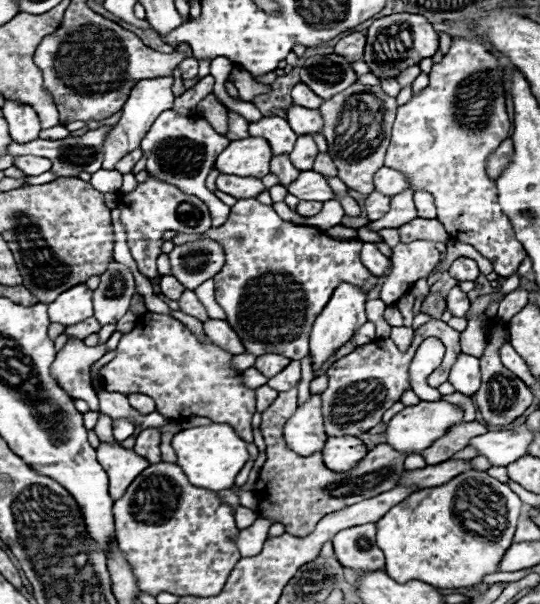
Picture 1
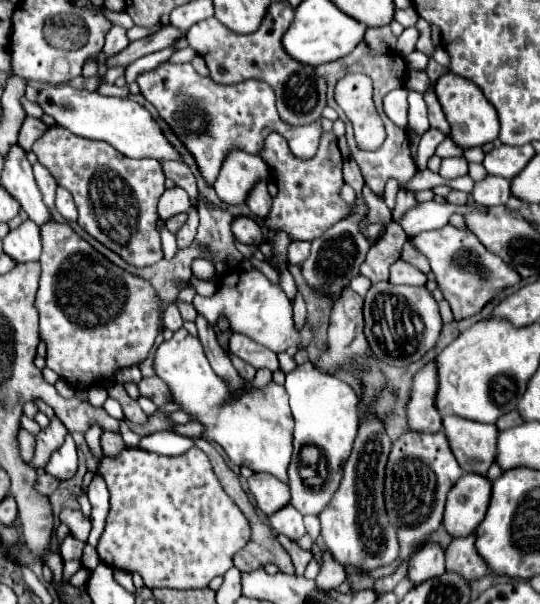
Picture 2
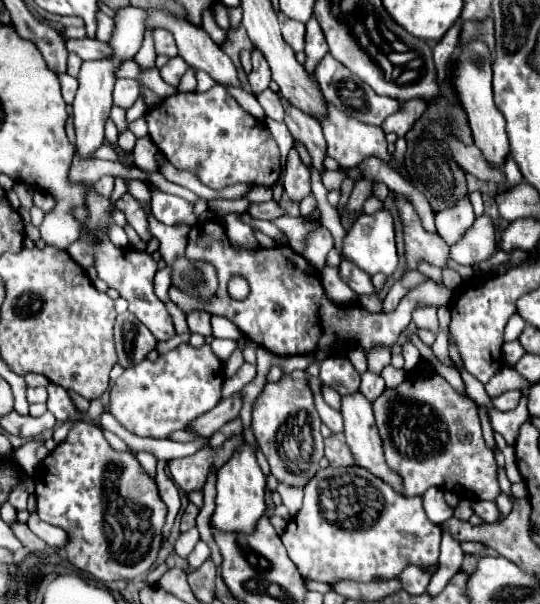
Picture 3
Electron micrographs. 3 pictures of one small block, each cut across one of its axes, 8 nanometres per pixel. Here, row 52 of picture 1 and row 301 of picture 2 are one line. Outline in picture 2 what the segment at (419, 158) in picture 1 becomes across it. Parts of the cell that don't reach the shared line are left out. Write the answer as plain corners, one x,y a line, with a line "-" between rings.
446,224
440,230
422,232
410,238
410,244
430,262
430,268
436,276
436,284
446,302
450,304
454,320
464,320
478,314
488,302
496,298
498,292
520,282
520,274
508,264
504,264
498,256
488,252
470,230
460,230
452,224

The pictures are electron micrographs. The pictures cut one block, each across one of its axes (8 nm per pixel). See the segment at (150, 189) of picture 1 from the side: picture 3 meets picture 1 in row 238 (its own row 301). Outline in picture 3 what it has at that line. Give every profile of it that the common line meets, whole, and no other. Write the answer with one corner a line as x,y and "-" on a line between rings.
94,242
96,252
96,270
98,276
114,290
120,292
124,300
130,304
130,312
144,324
148,330
156,336
156,340
162,342
175,335
175,328
170,313
166,310
164,302
158,300
154,292
154,276
156,274
156,262
146,252
134,252
128,248
116,248
112,242

